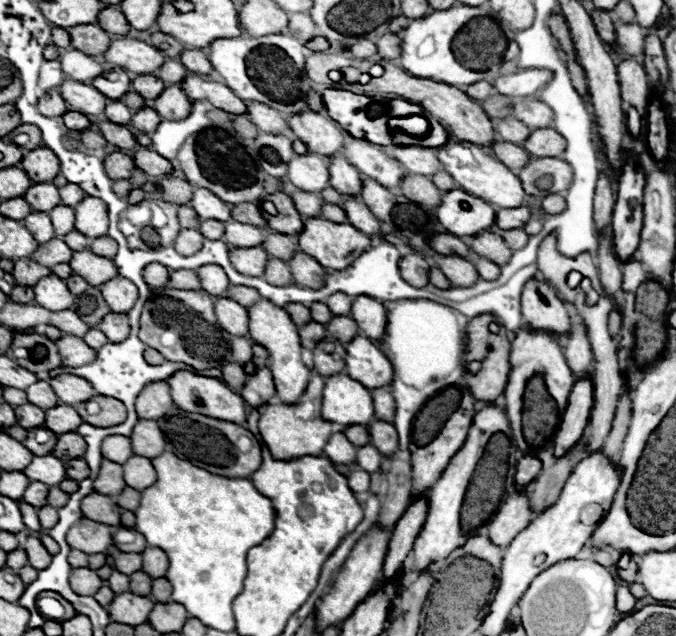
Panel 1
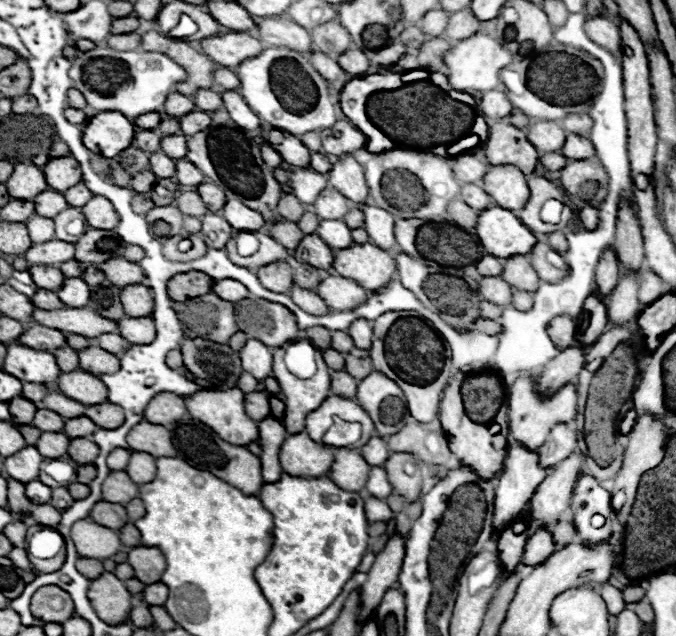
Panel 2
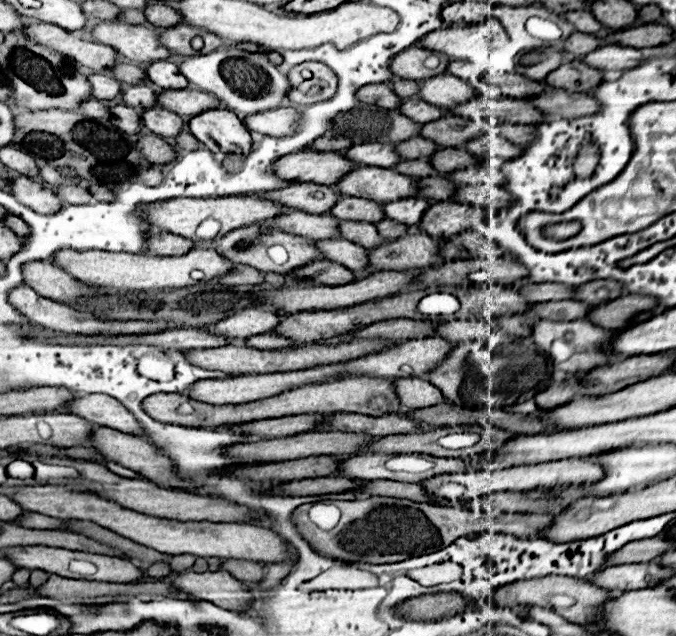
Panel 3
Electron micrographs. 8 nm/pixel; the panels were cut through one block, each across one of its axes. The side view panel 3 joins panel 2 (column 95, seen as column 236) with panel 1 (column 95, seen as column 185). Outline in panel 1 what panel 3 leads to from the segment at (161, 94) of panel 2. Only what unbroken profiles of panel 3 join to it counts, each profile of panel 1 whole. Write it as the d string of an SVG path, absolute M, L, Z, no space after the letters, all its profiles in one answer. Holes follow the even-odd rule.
M72 46L62 48L58 60L60 60L62 72L68 78L74 78L74 80L80 80L80 82L86 82L86 84L90 84L92 78L102 74L102 70L104 70L104 66L98 64L92 56L86 56L84 52L74 50Z

